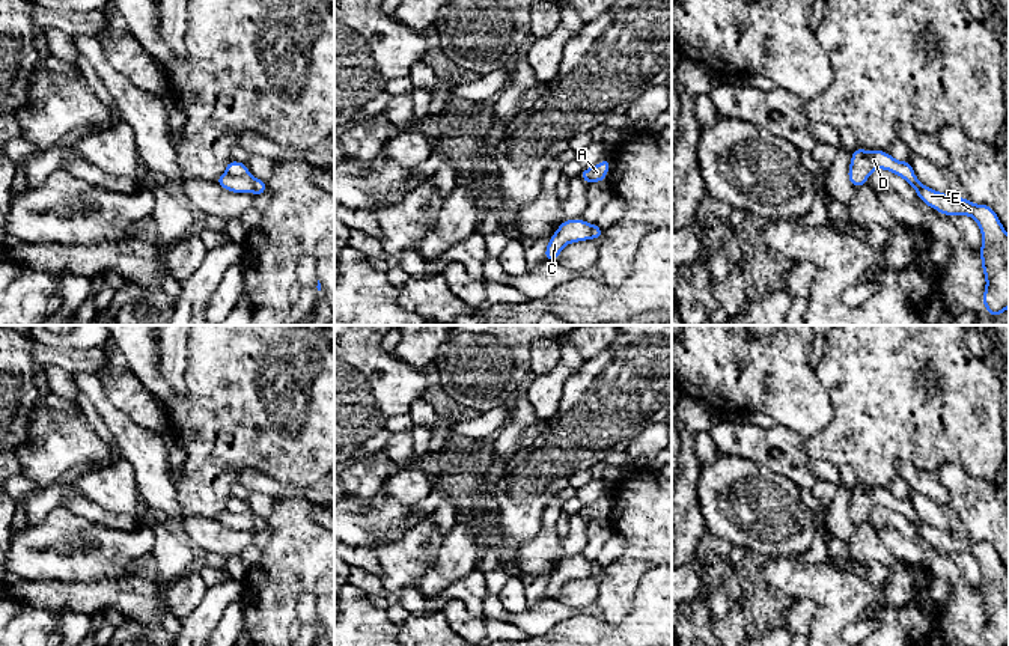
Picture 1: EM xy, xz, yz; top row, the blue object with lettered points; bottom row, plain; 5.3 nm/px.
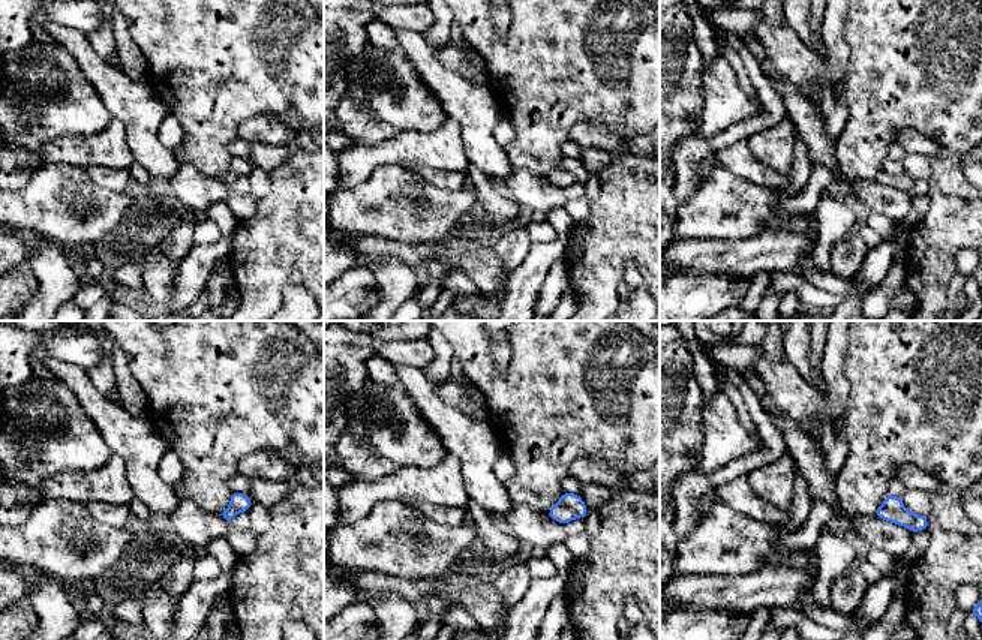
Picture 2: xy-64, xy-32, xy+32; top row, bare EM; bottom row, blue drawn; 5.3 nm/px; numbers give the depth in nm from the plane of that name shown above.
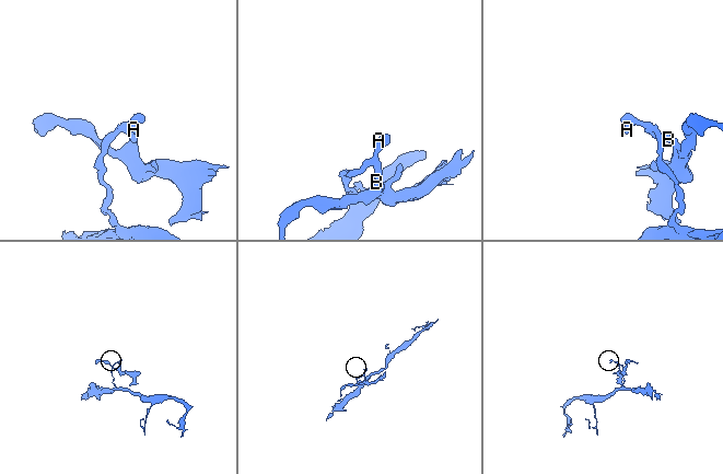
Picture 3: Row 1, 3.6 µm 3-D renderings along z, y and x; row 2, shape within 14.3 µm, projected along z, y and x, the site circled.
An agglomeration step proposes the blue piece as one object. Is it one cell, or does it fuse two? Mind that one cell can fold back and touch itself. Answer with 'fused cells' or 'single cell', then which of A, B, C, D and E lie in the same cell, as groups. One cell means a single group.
fused cells | A B D E / C

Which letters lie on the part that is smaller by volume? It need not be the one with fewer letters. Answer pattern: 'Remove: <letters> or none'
Remove: A, B, D, E

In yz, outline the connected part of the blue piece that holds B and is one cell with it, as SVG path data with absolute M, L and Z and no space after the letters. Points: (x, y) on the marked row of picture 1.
M855 148L851 157L848 179L857 190L867 184L875 169L886 169L904 178L916 188L919 199L944 215L968 215L982 232L979 250L986 279L983 306L991 316L1001 315L1009 307L1009 235L989 205L974 205L965 197L938 193L919 184L910 161L896 161L886 151L863 151Z

